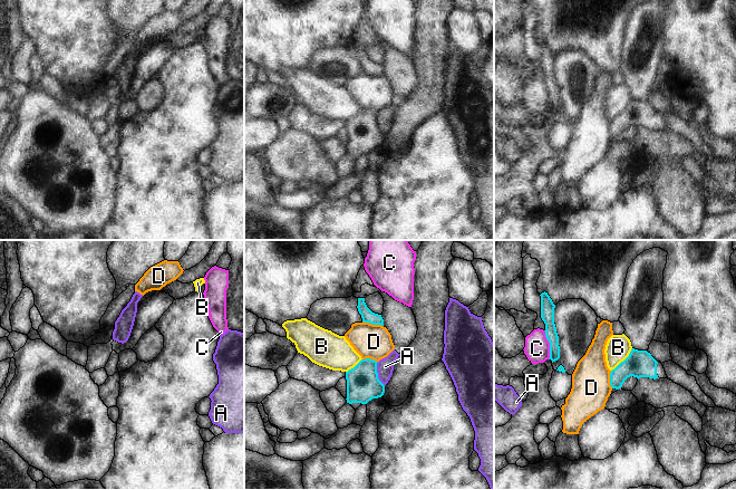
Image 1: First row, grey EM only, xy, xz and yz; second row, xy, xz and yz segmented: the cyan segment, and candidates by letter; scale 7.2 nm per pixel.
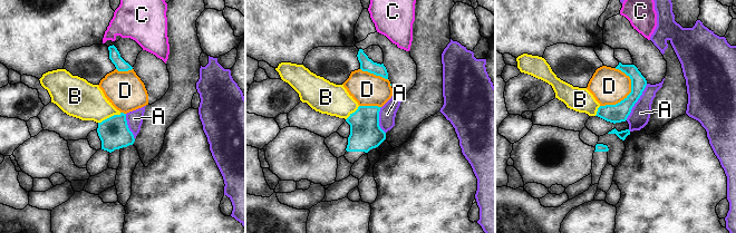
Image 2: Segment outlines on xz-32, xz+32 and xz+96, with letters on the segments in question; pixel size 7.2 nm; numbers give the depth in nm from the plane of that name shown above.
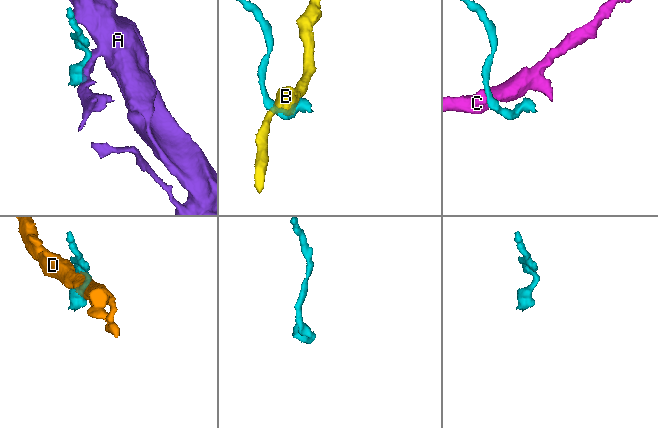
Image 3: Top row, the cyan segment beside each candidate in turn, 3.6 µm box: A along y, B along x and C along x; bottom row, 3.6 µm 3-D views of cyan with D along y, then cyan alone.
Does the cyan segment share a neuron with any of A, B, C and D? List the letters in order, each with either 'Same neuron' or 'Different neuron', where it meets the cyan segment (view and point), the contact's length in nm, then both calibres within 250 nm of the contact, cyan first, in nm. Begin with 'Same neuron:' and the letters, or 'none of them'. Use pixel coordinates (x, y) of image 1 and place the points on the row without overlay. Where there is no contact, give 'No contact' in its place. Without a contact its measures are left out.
Same neuron: none of them
A: Different neuron. Touches cyan at xz (377, 124). Shared border 180 nm. Thickness 240 nm (cyan) against 120 nm
B: Different neuron. Touches cyan at yz (623, 111). Shared border 220 nm. Thickness 190 nm (cyan) against 180 nm
C: Different neuron. Touches cyan at yz (550, 95). Shared border 220 nm. Thickness 100 nm (cyan) against 180 nm
D: Different neuron. Touches cyan at xz (373, 74). Shared border 160 nm. Thickness 90 nm (cyan) against 240 nm

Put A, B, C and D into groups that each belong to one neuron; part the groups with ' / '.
A / B / C / D

